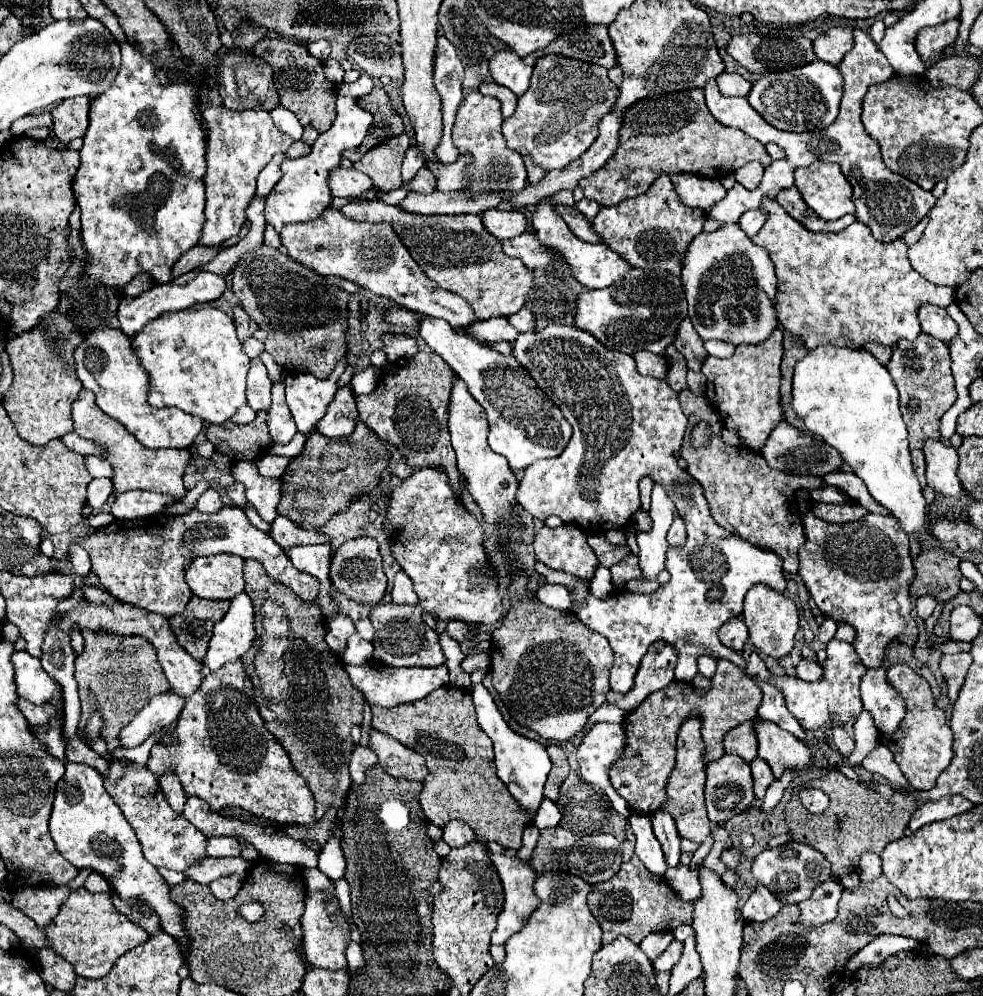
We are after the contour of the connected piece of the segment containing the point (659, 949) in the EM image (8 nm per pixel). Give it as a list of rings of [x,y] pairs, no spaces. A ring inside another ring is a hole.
[[[656,932],[656,934],[646,936],[646,938],[640,942],[640,948],[642,948],[642,952],[644,952],[650,960],[656,960],[656,958],[670,946],[672,940],[674,940],[672,932]]]

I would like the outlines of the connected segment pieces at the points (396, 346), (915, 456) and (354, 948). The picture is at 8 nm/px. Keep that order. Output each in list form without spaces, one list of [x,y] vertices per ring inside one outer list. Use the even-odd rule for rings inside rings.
[[[384,334],[382,336],[384,346],[386,346],[386,356],[390,362],[396,362],[398,358],[406,358],[410,360],[414,354],[418,354],[416,348],[416,340],[410,336],[392,336],[392,334]]]
[[[912,450],[912,464],[914,464],[914,472],[916,472],[920,484],[926,488],[926,478],[924,478],[924,454],[922,454],[922,450]]]
[[[348,942],[346,946],[346,960],[348,960],[348,970],[350,972],[356,972],[358,968],[362,968],[364,964],[364,954],[362,954],[362,948],[358,942]]]

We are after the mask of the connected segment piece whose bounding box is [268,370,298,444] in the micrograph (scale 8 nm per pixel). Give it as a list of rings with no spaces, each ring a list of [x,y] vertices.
[[[282,370],[282,378],[278,382],[274,382],[272,386],[272,404],[268,408],[268,430],[274,442],[278,444],[288,444],[292,440],[292,436],[298,432],[296,424],[290,416],[290,408],[286,404],[284,398],[284,378],[286,372]]]

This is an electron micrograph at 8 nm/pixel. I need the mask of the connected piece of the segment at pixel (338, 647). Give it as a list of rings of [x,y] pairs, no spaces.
[[[340,614],[332,620],[328,620],[328,634],[326,634],[326,644],[330,646],[330,650],[338,656],[344,654],[346,650],[346,638],[354,632],[354,624],[350,622],[348,616]]]

